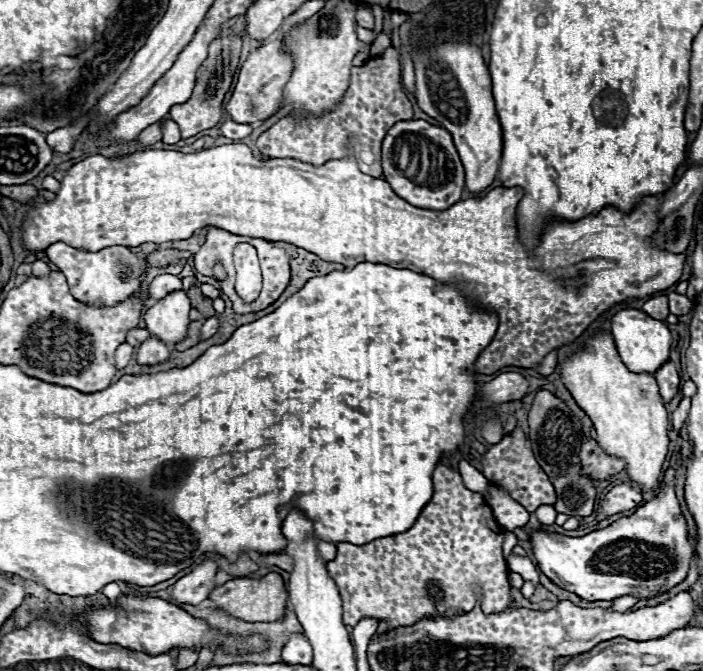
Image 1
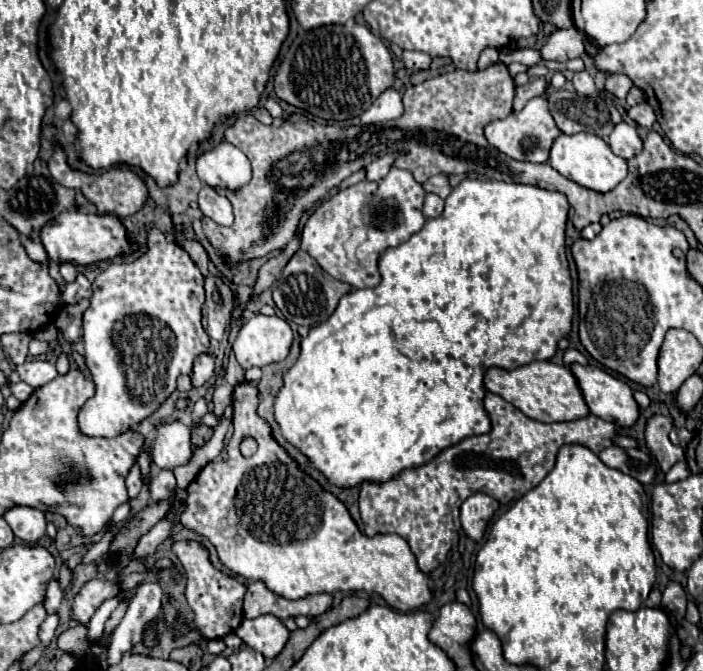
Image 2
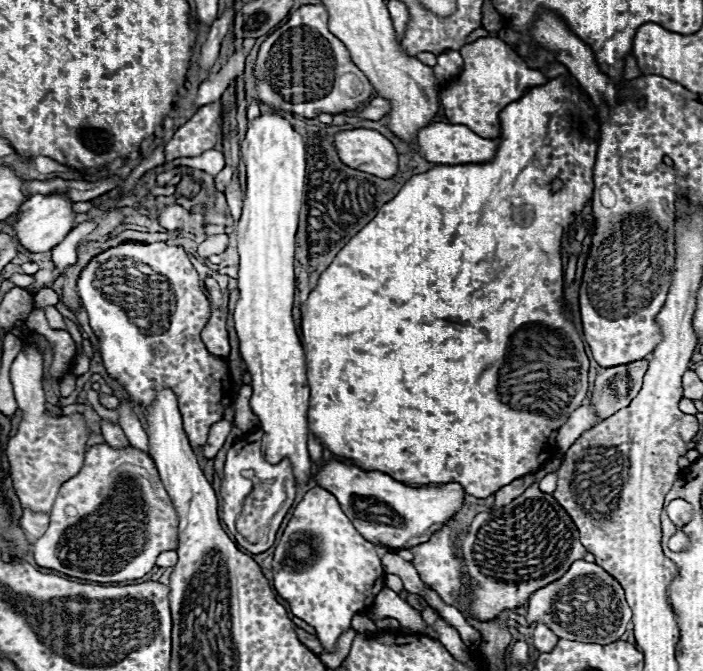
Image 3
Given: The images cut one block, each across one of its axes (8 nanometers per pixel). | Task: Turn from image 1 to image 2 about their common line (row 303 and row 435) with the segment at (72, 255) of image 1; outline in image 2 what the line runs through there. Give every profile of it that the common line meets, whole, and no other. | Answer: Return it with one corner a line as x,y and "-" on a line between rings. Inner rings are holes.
150,230
148,234
148,252
142,254
136,262
132,264
110,264
102,274
96,276
96,280
92,282
92,298
90,298
90,308
84,312
84,334
82,334
82,342
84,342
84,358
86,358
86,366
90,370
90,376
92,376
92,382
96,386
96,394
82,406
82,410
78,412
78,426
80,426
80,432
86,434
86,436
102,436
102,438
114,438
122,432
128,432
132,430
134,426
138,426
142,420
146,420
150,414
154,414
162,404
164,400
176,390
176,378
180,374
188,374
192,372
192,362
194,362
194,356
202,354
202,352
208,352
208,346
210,346
210,338
208,334
204,332
202,328
202,302
204,302
204,286
202,286
202,274
198,270
198,266
194,264
194,260
190,258
190,254
180,248
180,244
176,244
170,236
164,236
162,232
158,230

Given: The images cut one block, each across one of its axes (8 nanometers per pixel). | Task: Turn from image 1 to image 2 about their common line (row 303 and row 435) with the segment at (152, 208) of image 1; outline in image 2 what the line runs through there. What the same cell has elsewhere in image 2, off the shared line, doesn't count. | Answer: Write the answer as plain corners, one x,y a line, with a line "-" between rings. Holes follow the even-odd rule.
486,392
484,410
490,416
492,430
480,436
464,438
462,442
442,450
430,462
406,468
384,482
362,482
358,504
364,522
364,534
398,534
416,554
422,572
432,572
446,560
452,546
458,544
460,504
474,492
486,492
500,504
510,504
538,486
552,470
556,452
562,444
580,442
592,452
602,452
614,444
618,428
598,416
584,416
570,422
538,422
522,414
502,396

